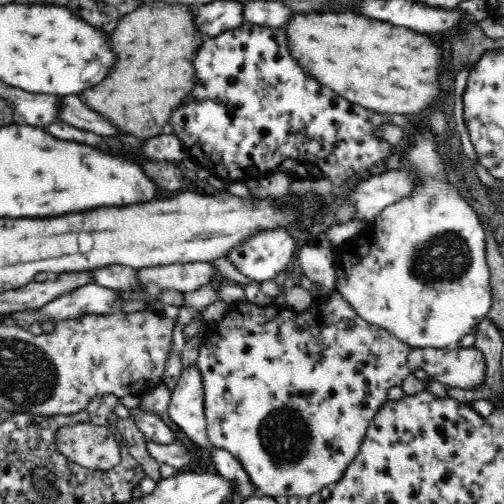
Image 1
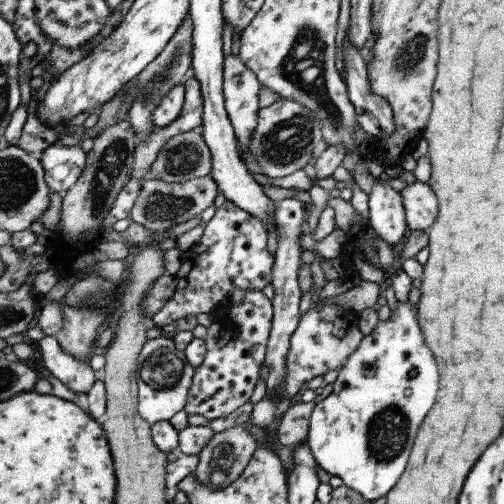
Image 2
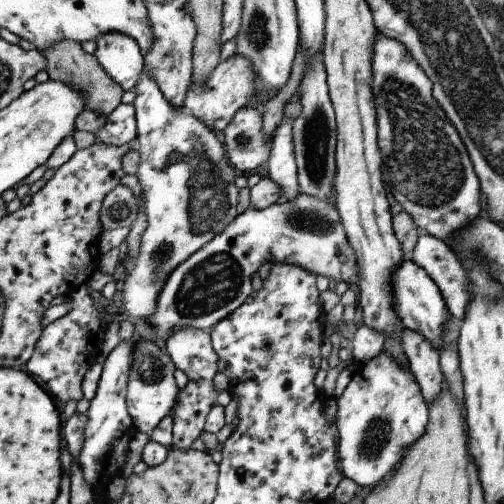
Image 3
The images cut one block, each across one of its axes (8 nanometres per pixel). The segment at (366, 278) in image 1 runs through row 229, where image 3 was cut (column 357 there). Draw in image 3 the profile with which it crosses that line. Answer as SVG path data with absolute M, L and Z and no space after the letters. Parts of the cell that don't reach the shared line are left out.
M381 352L371 362L357 368L355 374L351 376L349 384L337 398L335 422L339 430L337 448L339 448L339 466L343 466L343 476L353 480L357 486L373 488L387 470L391 472L391 464L399 458L403 448L415 444L425 434L429 422L429 404L423 400L419 384L413 378L413 374L401 370L389 356Z

